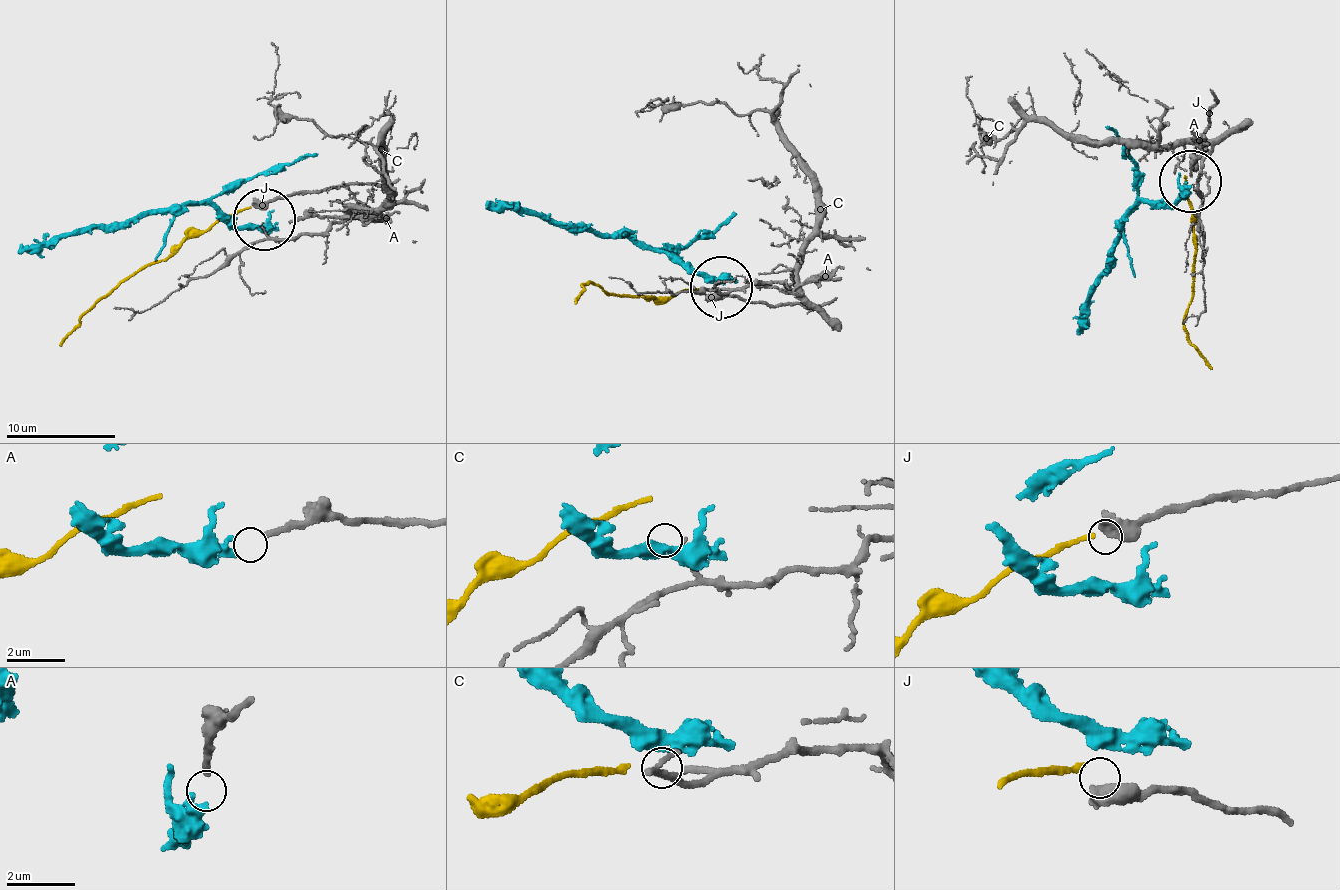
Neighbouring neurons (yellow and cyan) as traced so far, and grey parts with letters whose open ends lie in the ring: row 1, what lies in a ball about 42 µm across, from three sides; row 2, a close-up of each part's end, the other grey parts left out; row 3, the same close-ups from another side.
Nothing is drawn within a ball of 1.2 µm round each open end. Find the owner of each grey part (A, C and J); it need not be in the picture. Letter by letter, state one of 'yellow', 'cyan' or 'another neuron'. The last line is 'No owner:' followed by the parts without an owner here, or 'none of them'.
A: cyan
C: another neuron
J: another neuron
No owner: C, J

